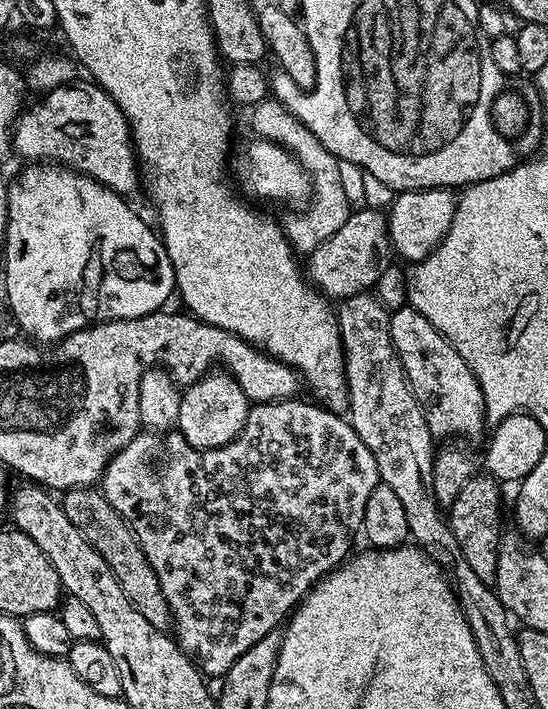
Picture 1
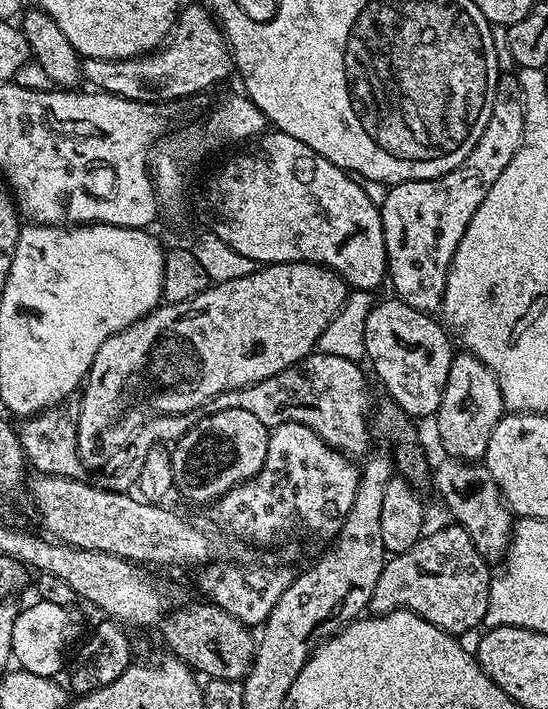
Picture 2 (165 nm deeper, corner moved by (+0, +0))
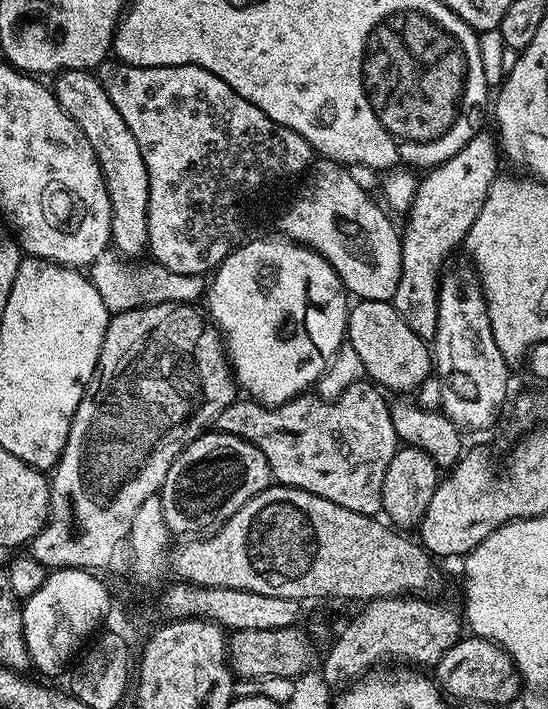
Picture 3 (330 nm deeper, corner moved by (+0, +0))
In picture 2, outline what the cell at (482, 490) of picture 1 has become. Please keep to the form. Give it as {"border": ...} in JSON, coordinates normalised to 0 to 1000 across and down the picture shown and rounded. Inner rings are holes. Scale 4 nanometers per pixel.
{"border":[[[818,736],[797,750],[783,749],[748,776],[724,779],[703,788],[690,827],[682,827],[677,862],[686,866],[719,863],[739,858],[745,863],[777,872],[792,883],[827,897],[845,898],[845,891],[869,886],[883,874],[898,852],[898,814],[892,791],[872,781],[858,753],[841,739]]]}

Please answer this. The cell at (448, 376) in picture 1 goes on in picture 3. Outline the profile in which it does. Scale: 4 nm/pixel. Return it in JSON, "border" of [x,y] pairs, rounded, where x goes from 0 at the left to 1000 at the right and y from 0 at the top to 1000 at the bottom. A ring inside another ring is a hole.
{"border":[[[651,422],[635,437],[631,480],[646,488],[653,505],[661,505],[666,526],[710,554],[757,554],[757,547],[781,529],[790,529],[792,504],[783,481],[763,477],[763,471],[755,471],[755,465],[741,460],[741,454],[714,426]]]}

